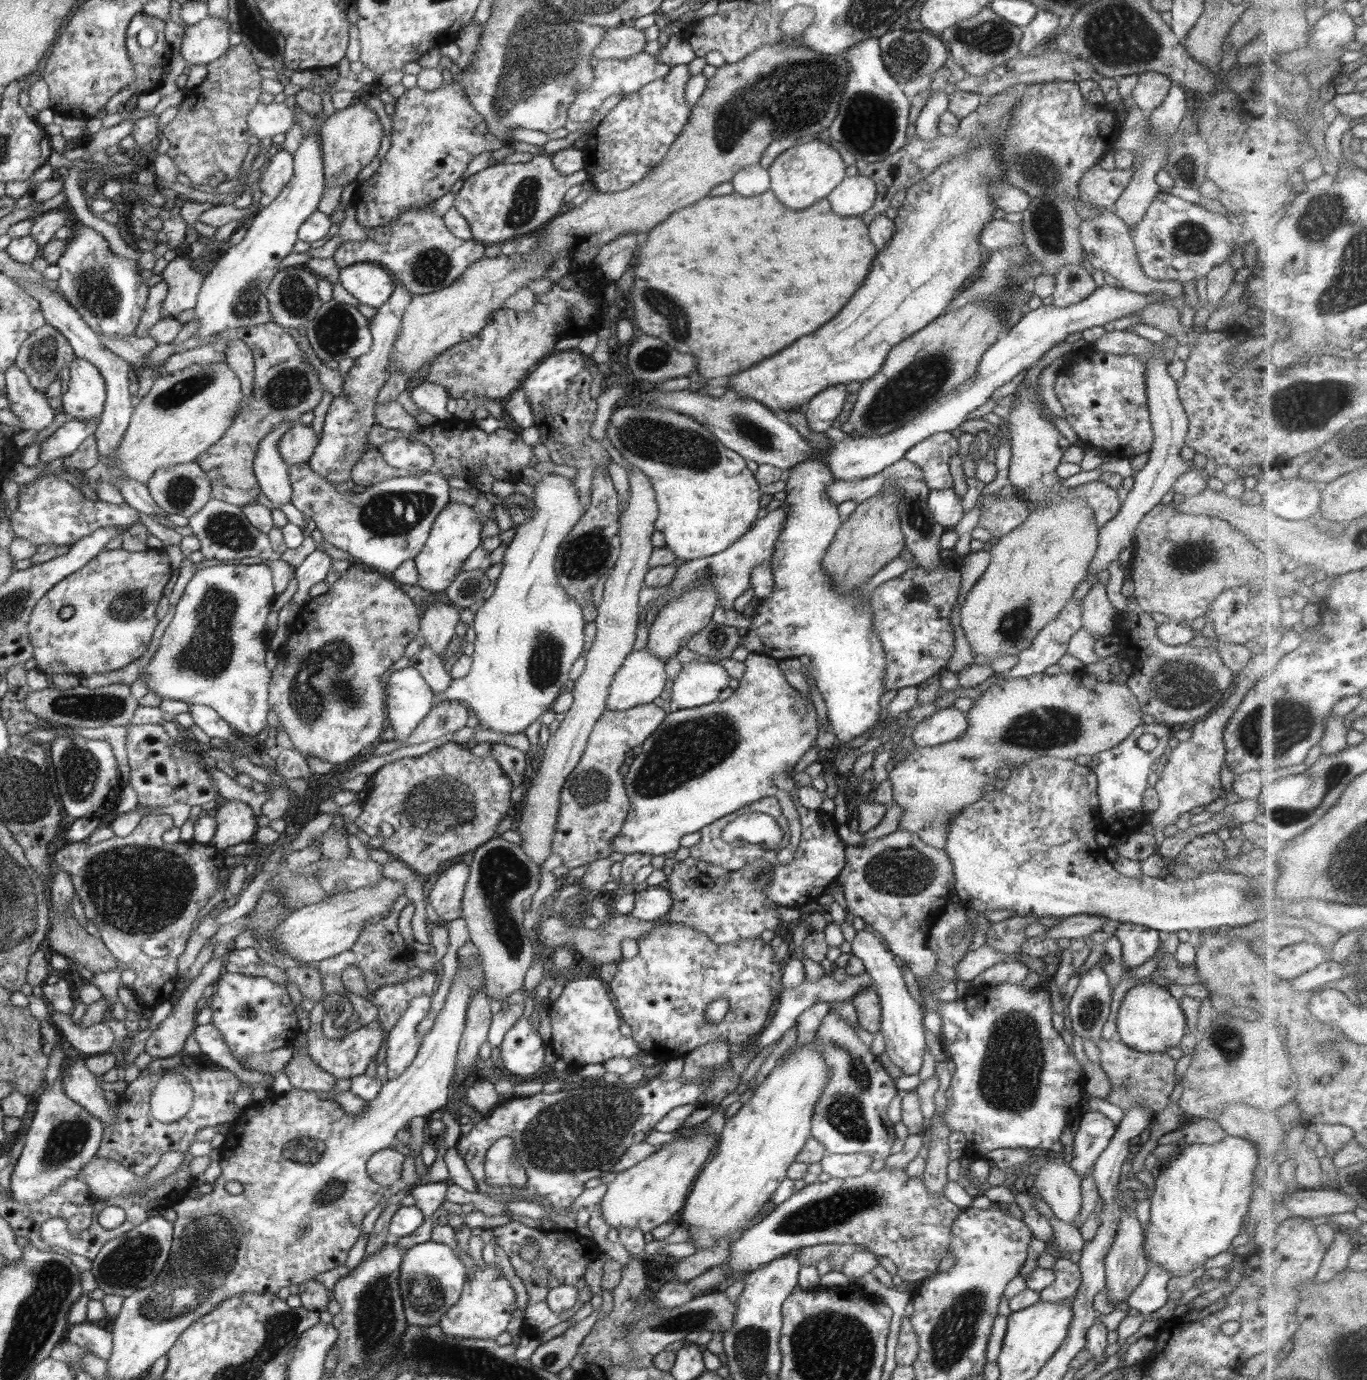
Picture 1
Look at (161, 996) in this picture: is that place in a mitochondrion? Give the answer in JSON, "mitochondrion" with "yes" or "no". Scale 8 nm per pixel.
{"mitochondrion":"no"}

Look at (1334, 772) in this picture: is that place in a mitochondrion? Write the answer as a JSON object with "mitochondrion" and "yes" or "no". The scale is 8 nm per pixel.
{"mitochondrion":"yes"}

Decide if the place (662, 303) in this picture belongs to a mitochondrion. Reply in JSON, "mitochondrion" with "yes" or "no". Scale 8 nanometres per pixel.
{"mitochondrion":"yes"}

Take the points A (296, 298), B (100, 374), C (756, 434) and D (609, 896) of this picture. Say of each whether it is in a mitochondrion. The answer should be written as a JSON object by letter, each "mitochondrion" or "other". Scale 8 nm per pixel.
{"A":"mitochondrion","B":"other","C":"mitochondrion","D":"other"}

